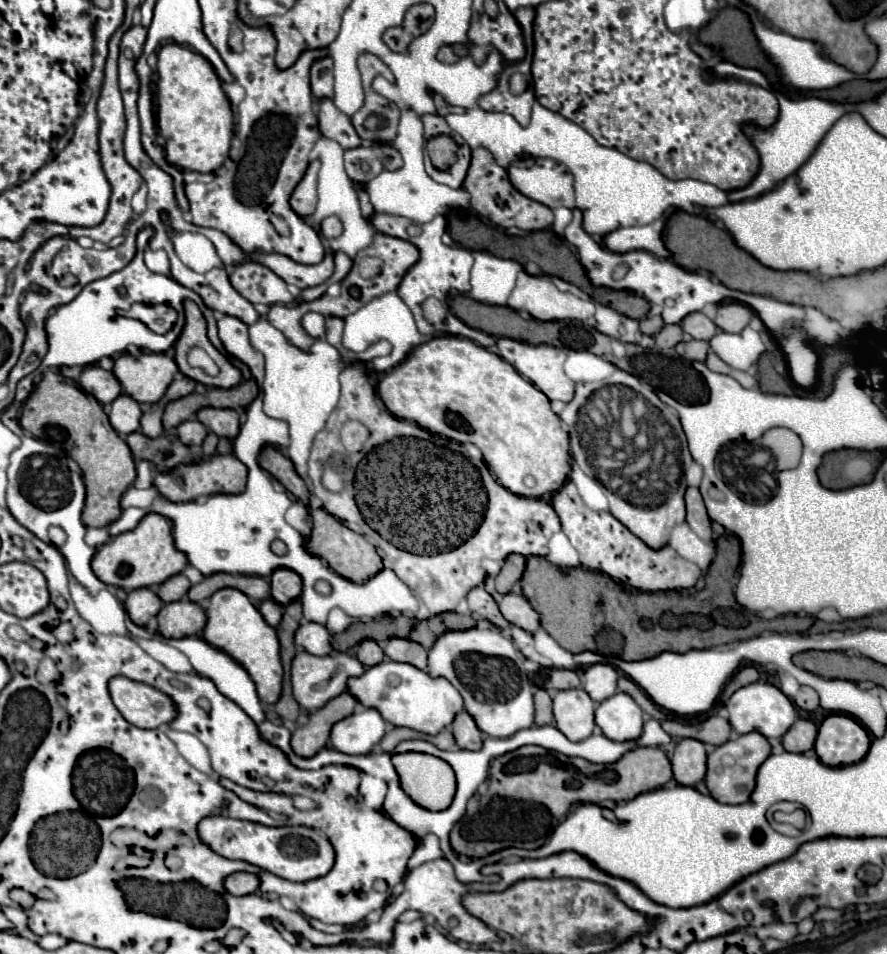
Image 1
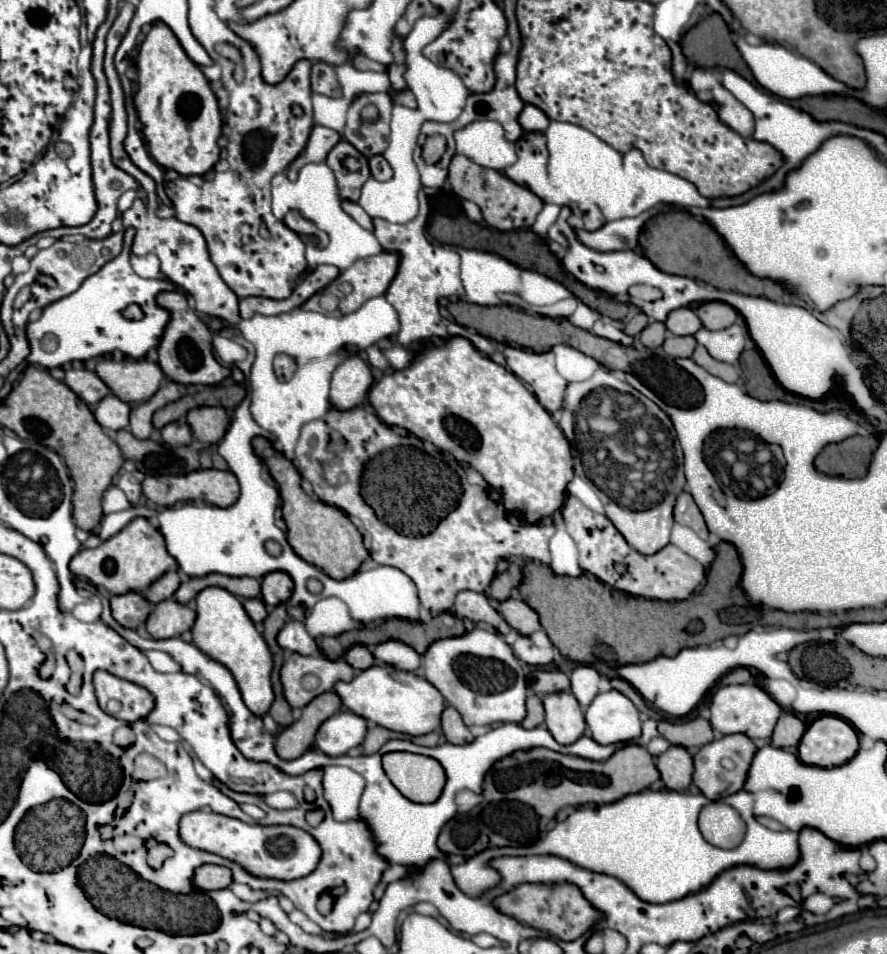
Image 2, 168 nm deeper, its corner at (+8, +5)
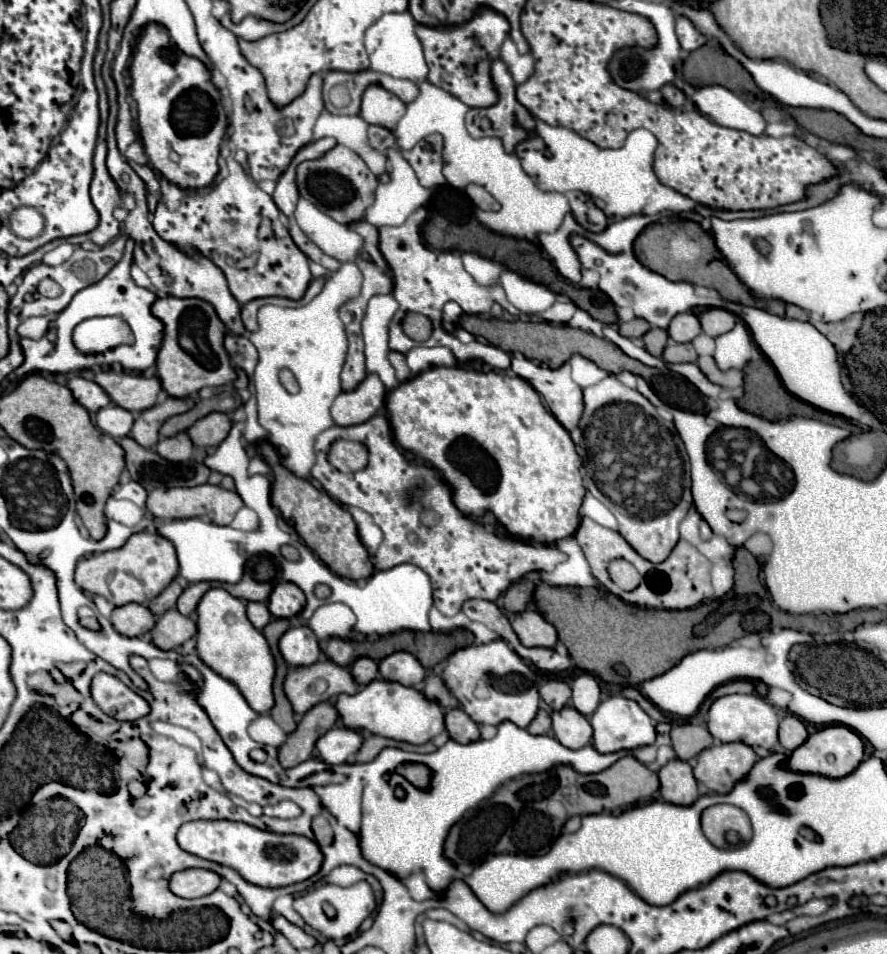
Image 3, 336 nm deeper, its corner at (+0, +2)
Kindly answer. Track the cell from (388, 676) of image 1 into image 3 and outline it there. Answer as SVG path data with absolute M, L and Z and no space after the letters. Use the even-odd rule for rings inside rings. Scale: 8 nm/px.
M382 677L370 681L354 695L338 695L336 709L350 729L370 731L382 737L390 737L396 741L422 745L442 733L444 727L444 709L436 699L428 699L422 691L414 687L406 687L394 681L386 681Z

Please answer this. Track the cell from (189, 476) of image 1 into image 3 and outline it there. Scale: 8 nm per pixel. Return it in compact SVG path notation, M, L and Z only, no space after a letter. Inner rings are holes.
M196 485L196 487L160 487L148 493L146 509L158 519L184 519L184 517L200 517L204 513L214 513L216 525L230 525L236 511L244 507L242 497L236 491L228 491L220 485Z

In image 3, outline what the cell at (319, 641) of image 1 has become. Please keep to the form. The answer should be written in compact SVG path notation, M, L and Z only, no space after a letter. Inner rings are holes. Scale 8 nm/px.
M306 625L288 629L280 639L280 653L290 665L312 665L318 661L320 645Z

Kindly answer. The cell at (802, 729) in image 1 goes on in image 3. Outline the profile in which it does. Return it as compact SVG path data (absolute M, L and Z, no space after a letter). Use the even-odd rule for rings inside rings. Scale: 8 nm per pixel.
M792 713L784 715L780 719L780 745L788 751L798 749L808 739L806 725Z

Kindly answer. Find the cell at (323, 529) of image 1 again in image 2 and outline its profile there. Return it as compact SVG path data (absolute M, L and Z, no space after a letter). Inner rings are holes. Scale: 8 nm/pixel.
M254 438L252 446L278 484L282 498L282 516L288 526L288 542L294 548L294 552L306 562L322 568L330 578L342 580L352 576L368 558L368 550L362 544L362 534L356 530L350 518L344 512L340 512L340 508L306 496L306 492L300 486L300 474L294 468L294 464L286 460L280 452L276 452L266 438Z

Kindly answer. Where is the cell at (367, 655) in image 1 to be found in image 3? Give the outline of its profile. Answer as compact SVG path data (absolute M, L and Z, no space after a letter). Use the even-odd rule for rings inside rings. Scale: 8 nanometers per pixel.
M358 657L352 665L350 665L350 671L356 679L356 683L360 685L366 685L370 681L374 681L378 677L378 663L370 657Z

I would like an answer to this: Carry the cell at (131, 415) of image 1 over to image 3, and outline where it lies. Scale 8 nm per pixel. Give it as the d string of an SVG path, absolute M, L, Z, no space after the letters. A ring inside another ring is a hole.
M110 403L108 407L98 411L100 431L104 431L112 437L126 437L132 429L132 423L134 423L134 415L116 403Z

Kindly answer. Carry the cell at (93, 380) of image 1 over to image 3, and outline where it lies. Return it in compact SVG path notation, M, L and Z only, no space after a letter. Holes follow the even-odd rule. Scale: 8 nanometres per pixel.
M72 377L68 381L68 389L72 389L76 401L88 409L90 415L94 415L98 409L110 405L108 393L94 381L88 381L84 377Z

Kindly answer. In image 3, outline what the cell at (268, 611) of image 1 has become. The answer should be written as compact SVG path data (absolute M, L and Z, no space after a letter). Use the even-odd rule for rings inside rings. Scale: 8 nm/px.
M248 603L248 619L258 631L262 631L272 619L272 613L268 611L266 603Z

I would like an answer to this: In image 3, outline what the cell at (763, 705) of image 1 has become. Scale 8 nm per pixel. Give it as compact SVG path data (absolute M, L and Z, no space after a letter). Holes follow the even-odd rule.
M724 695L716 699L710 707L708 713L708 731L712 733L714 739L722 743L732 743L732 741L742 741L746 745L760 745L766 749L772 749L778 743L778 713L776 709L764 701L758 695Z

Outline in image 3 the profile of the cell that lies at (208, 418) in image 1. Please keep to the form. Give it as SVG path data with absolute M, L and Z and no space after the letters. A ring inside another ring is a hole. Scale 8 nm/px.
M210 413L198 419L190 429L188 435L196 447L210 447L220 445L230 433L232 421L226 413Z

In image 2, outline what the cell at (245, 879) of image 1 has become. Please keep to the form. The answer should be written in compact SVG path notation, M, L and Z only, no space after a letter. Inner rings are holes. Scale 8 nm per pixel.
M204 864L194 870L192 884L200 890L222 890L232 884L232 872L224 866Z

